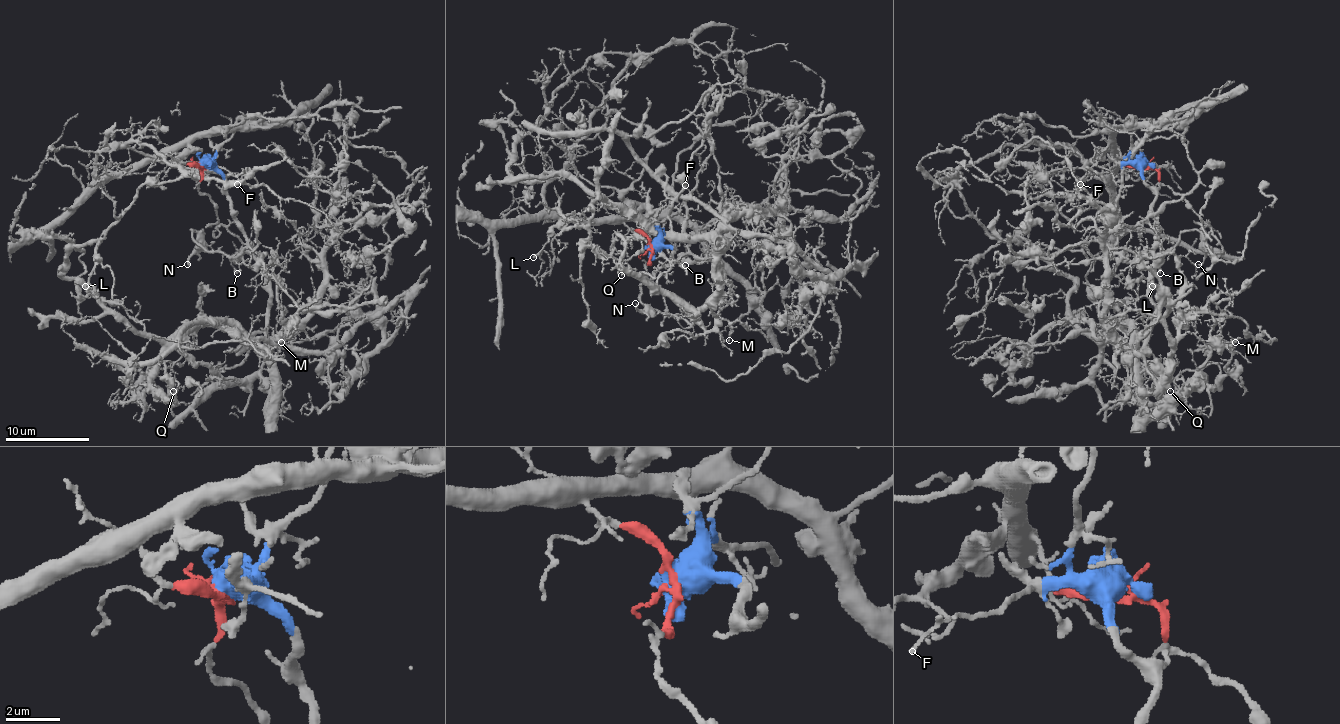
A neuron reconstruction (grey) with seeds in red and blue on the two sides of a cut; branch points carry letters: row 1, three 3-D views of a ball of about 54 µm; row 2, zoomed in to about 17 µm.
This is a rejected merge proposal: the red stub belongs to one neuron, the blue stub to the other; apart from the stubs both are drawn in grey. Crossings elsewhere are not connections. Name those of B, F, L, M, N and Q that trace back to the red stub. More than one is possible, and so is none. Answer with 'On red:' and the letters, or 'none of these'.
On red: none of these

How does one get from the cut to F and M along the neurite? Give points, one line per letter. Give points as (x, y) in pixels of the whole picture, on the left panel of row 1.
F: (202, 164), (224, 166), (230, 172), (240, 174), (236, 185)
M: (202, 164), (221, 176), (232, 218), (266, 280), (270, 413), (262, 362), (276, 341), (285, 341), (281, 343)

